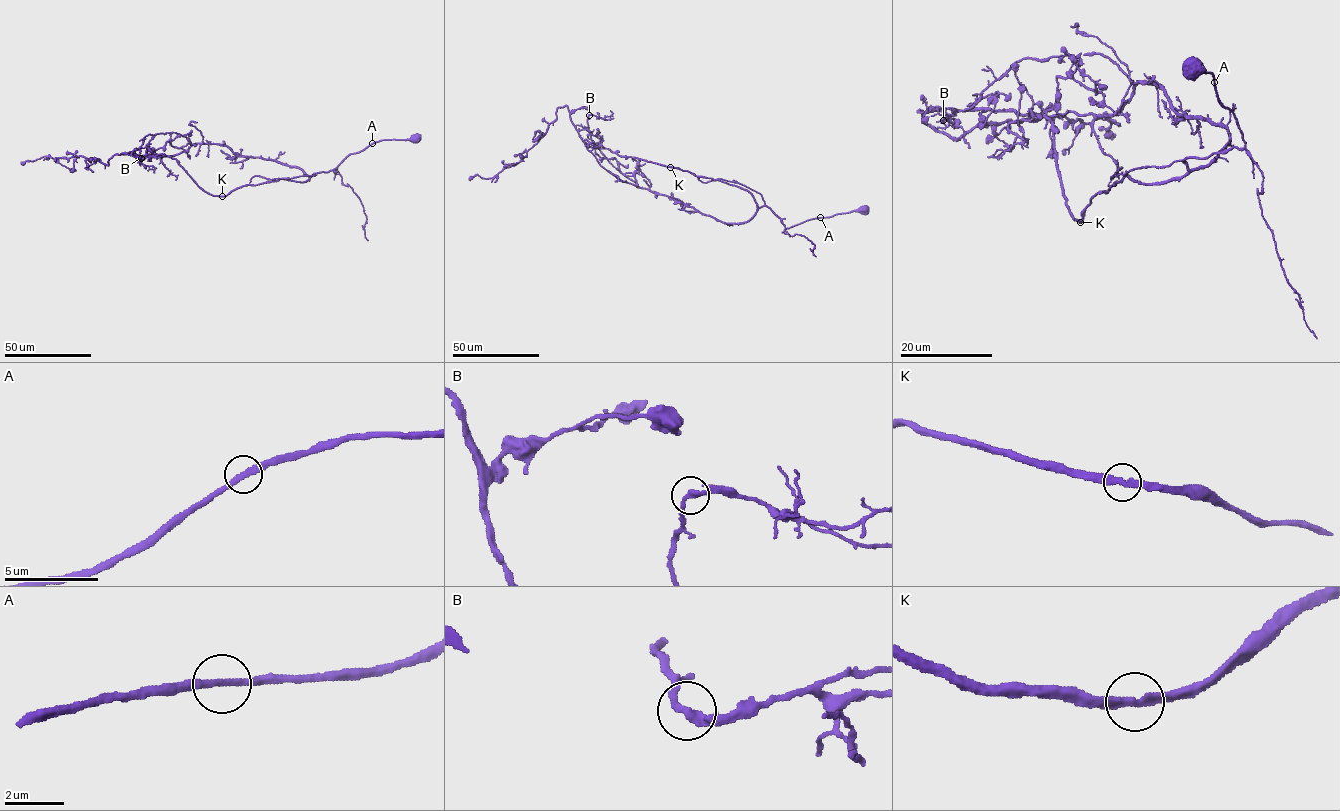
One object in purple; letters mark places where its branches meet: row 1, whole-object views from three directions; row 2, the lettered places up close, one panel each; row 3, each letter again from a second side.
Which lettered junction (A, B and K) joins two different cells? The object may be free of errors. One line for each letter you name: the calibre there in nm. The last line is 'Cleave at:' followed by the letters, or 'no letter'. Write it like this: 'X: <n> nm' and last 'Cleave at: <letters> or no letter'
Cleave at: no letter

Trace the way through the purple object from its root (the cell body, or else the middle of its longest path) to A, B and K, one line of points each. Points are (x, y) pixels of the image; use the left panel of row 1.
A: (416, 140), (382, 140), (372, 143)
B: (416, 140), (375, 141), (306, 181), (224, 196), (204, 191), (175, 159), (127, 153), (139, 149), (141, 158)
K: (416, 140), (375, 141), (349, 154), (337, 168), (314, 173), (306, 181), (280, 179), (243, 185), (222, 196)

